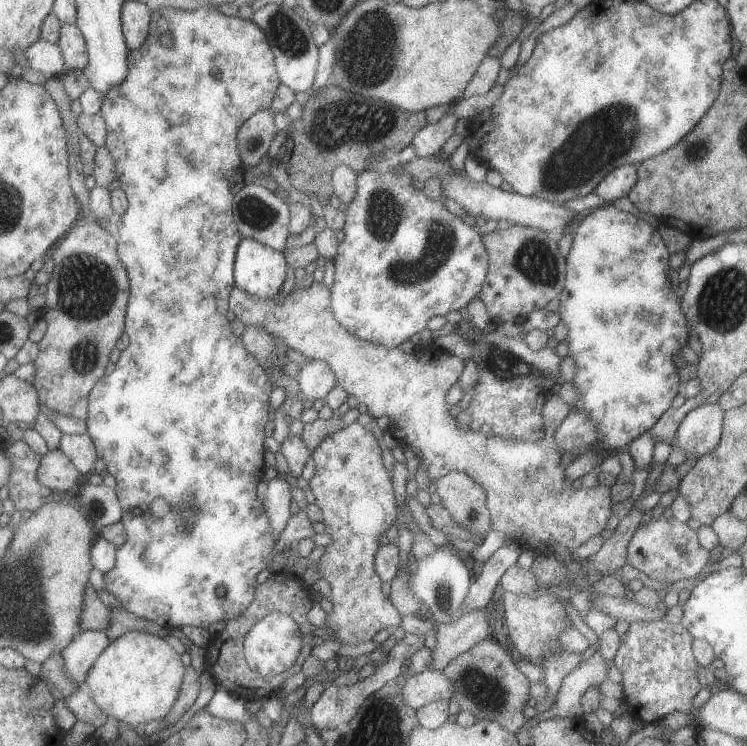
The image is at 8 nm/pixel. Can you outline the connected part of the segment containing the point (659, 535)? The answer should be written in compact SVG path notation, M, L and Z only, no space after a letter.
M651 518L636 529L627 548L628 563L652 580L666 581L674 586L675 582L696 577L708 564L710 552L701 544L697 532L688 524L676 518Z

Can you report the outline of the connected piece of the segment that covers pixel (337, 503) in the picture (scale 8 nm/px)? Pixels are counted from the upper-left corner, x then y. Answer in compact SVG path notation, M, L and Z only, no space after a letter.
M355 422L338 432L327 436L318 444L312 453L316 465L316 472L309 480L309 487L315 496L314 504L322 510L321 523L325 526L325 533L332 539L326 546L320 558L317 571L331 587L330 602L333 608L326 616L322 628L332 632L334 642L339 644L357 645L375 638L376 633L382 628L393 631L402 623L402 615L389 596L382 593L382 581L375 569L375 556L380 548L380 536L387 534L388 529L401 518L395 490L390 478L390 473L384 467L384 460L377 440L369 426Z

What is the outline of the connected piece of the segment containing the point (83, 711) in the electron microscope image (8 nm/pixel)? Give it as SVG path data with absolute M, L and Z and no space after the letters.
M86 683L79 686L79 689L64 699L66 706L74 712L76 718L96 729L108 722L107 714L94 702Z

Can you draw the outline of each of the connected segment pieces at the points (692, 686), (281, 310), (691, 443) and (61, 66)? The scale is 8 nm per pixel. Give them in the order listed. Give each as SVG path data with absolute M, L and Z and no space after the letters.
M665 619L654 622L634 622L625 633L620 648L614 657L614 664L622 674L622 686L624 692L623 701L628 705L629 712L638 717L645 725L659 724L668 714L674 711L688 712L694 710L692 700L701 689L701 682L696 676L696 670L700 668L692 654L694 638L684 625L672 623Z
M313 279L297 281L295 287L284 298L276 295L268 300L250 295L249 292L235 286L231 290L229 308L245 325L258 326L278 336L288 346L288 349L294 348L308 359L324 360L332 368L337 385L348 396L356 398L359 404L366 405L367 412L375 419L388 416L394 420L392 430L395 438L404 445L414 446L422 452L424 465L427 466L428 476L432 481L452 470L458 470L465 472L481 484L486 491L493 530L510 534L514 541L530 544L536 548L540 546L534 542L540 542L546 546L559 544L573 551L590 540L592 536L601 534L606 528L611 516L610 506L613 504L610 496L611 488L597 486L574 490L573 484L564 480L567 463L560 456L554 432L570 414L571 406L564 403L556 393L550 394L544 402L544 444L484 436L479 432L472 432L470 428L468 430L458 428L456 417L450 414L451 406L446 402L448 390L456 384L464 370L465 360L463 358L443 350L436 350L436 348L426 348L414 354L406 354L398 347L376 344L354 336L336 320L331 307L331 290L323 282Z
M716 401L703 404L686 414L678 426L678 448L690 456L701 457L713 451L723 433L725 410Z
M38 39L24 49L24 56L30 68L38 70L46 77L61 77L68 71L63 52L57 44Z

